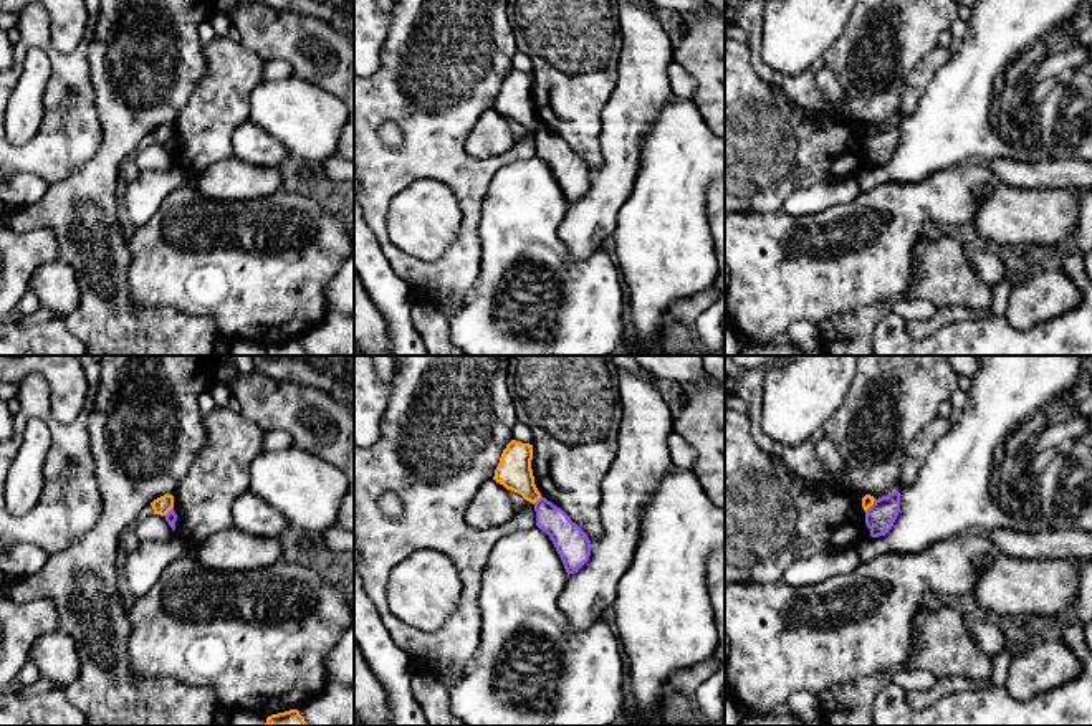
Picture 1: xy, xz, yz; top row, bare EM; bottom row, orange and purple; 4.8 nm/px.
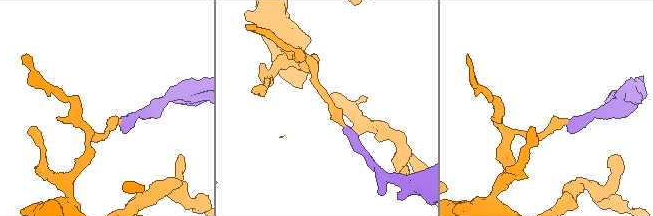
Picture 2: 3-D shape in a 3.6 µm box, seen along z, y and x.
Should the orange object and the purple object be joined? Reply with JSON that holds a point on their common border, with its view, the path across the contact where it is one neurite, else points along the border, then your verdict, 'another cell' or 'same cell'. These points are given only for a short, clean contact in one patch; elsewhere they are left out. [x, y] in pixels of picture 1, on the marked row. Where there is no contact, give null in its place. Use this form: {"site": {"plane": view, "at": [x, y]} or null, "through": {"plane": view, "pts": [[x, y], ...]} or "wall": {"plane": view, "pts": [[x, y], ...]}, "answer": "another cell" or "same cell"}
{"site": {"plane": "xz", "at": [536, 500]}, "wall": {"plane": "xz", "pts": [[541, 496], [533, 503]]}, "answer": "another cell"}

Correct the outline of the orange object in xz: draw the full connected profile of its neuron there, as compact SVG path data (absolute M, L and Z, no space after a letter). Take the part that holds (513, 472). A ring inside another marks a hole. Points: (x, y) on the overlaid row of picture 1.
M511 440L501 453L493 480L536 503L541 498L531 470L533 445Z

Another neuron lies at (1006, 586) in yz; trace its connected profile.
M996 552L971 592L988 615L1064 614L1075 604L1082 566L1067 559L1029 561Z

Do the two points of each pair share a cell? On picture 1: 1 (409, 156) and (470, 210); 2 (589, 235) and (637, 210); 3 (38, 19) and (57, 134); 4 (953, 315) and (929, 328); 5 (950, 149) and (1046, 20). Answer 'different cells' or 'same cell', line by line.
1: same cell
2: different cells
3: same cell
4: same cell
5: same cell

